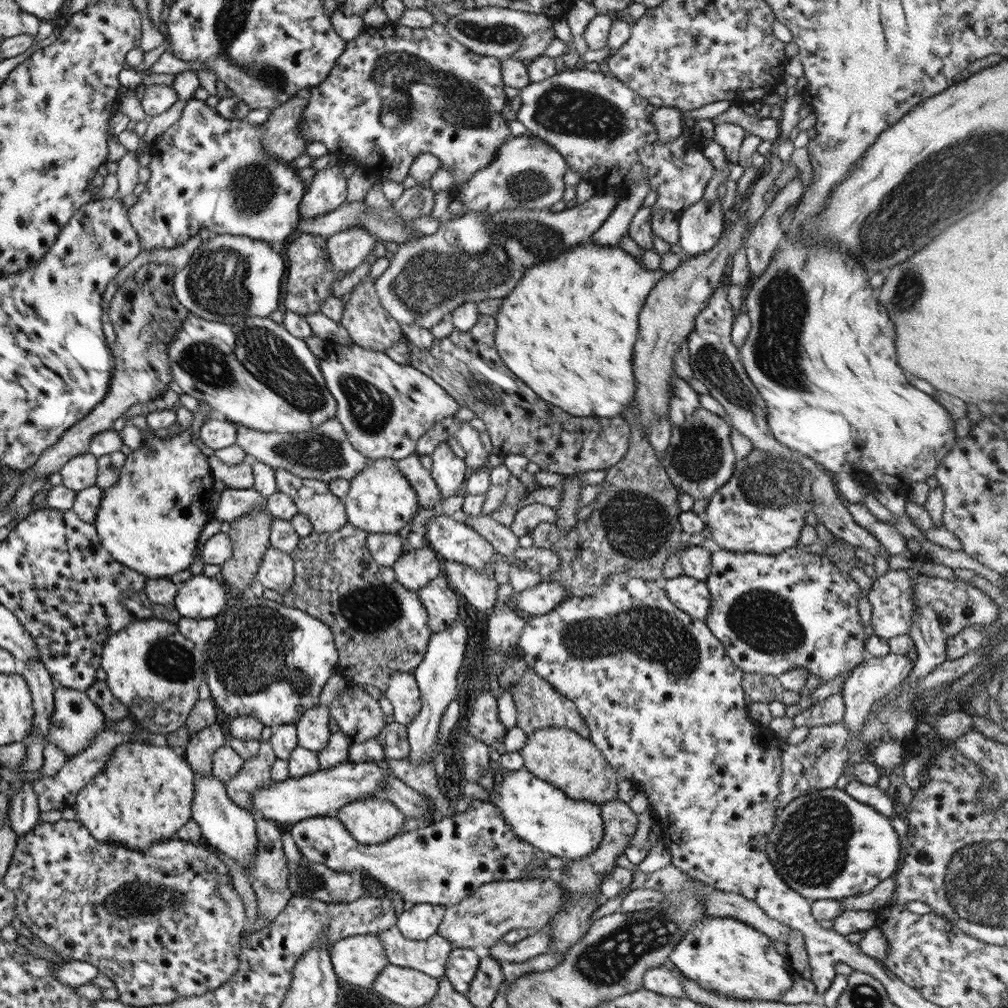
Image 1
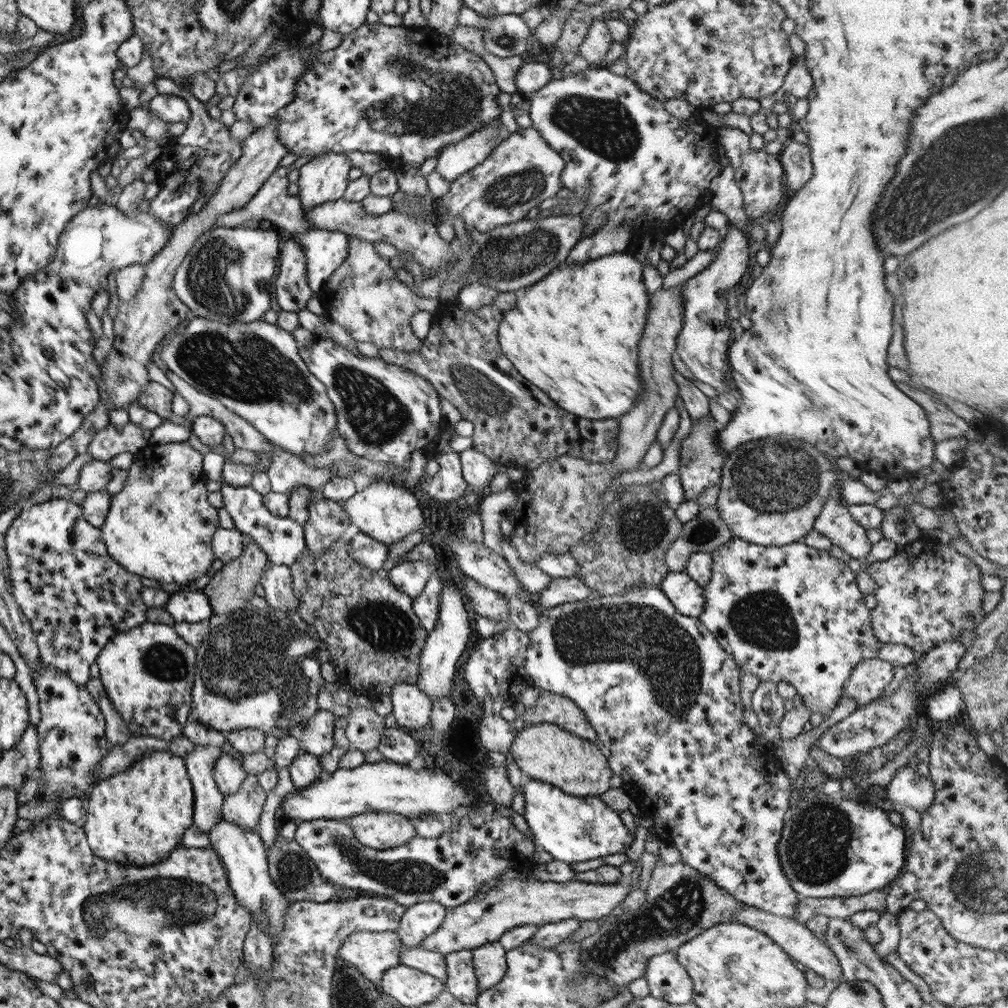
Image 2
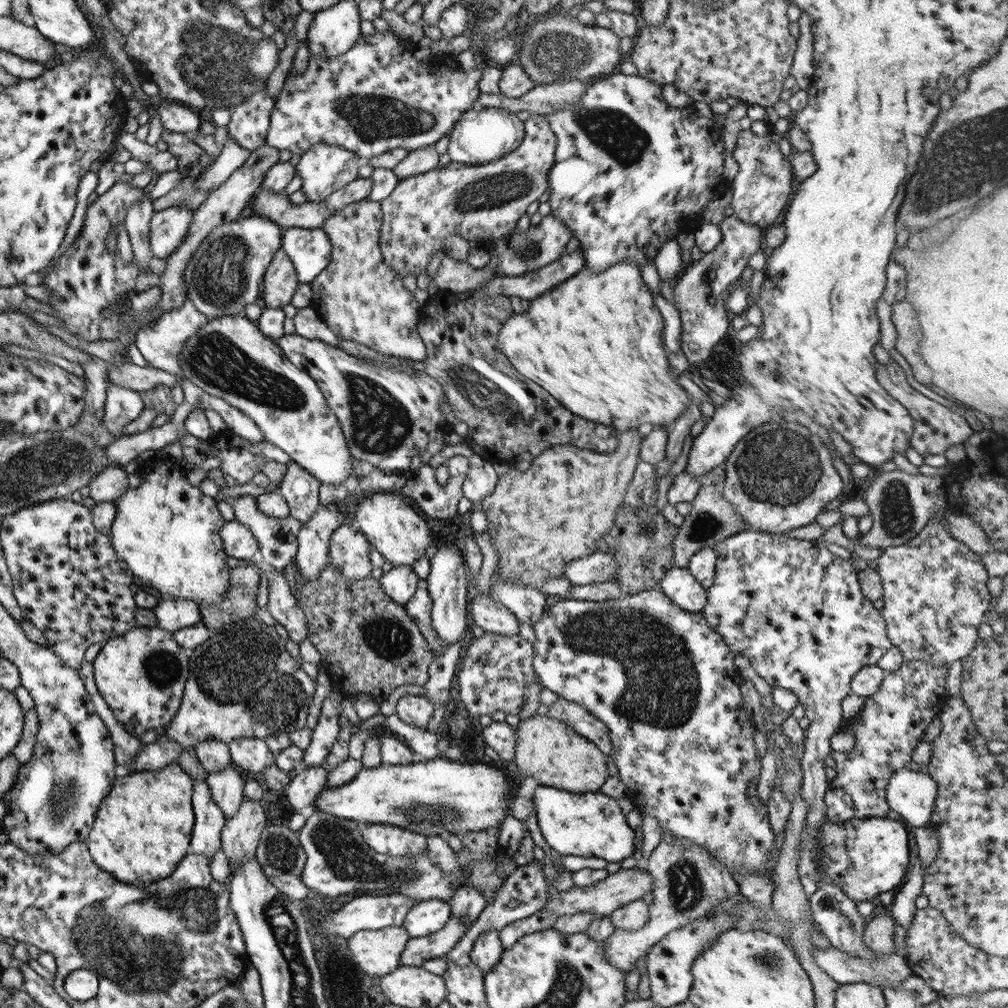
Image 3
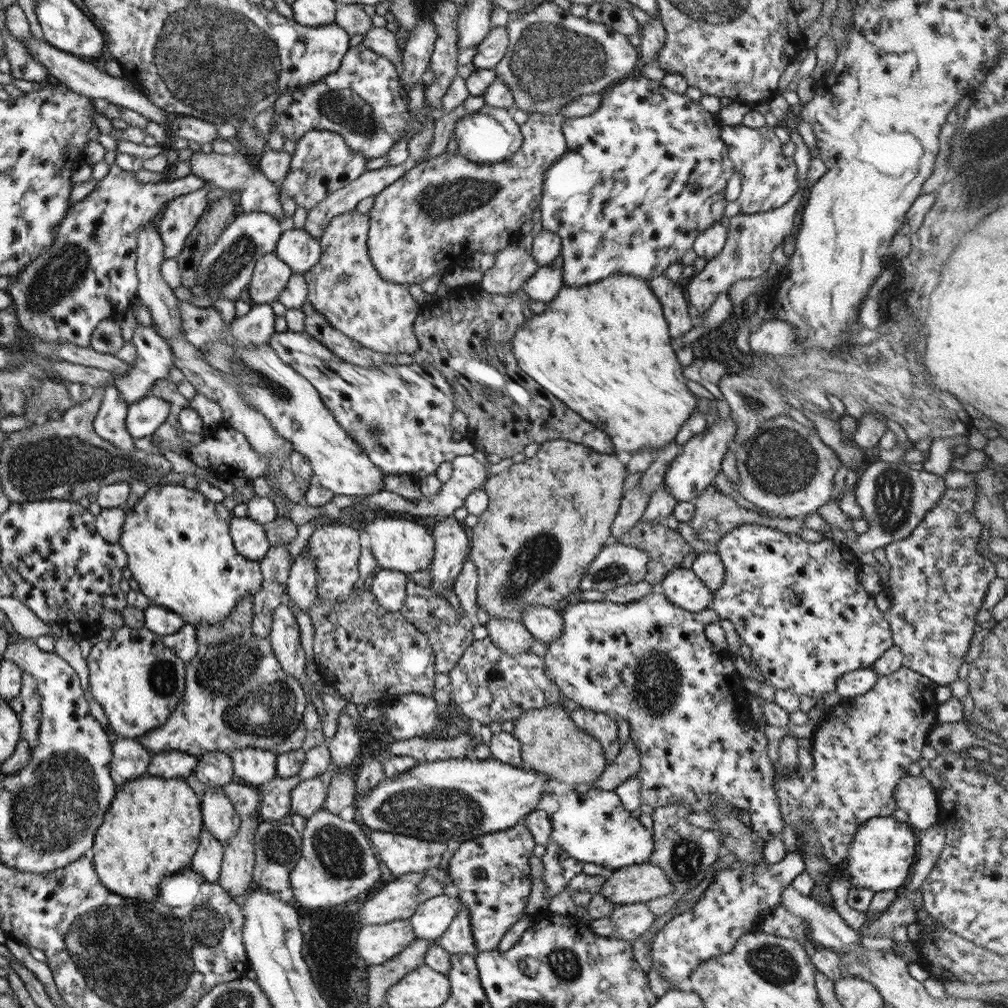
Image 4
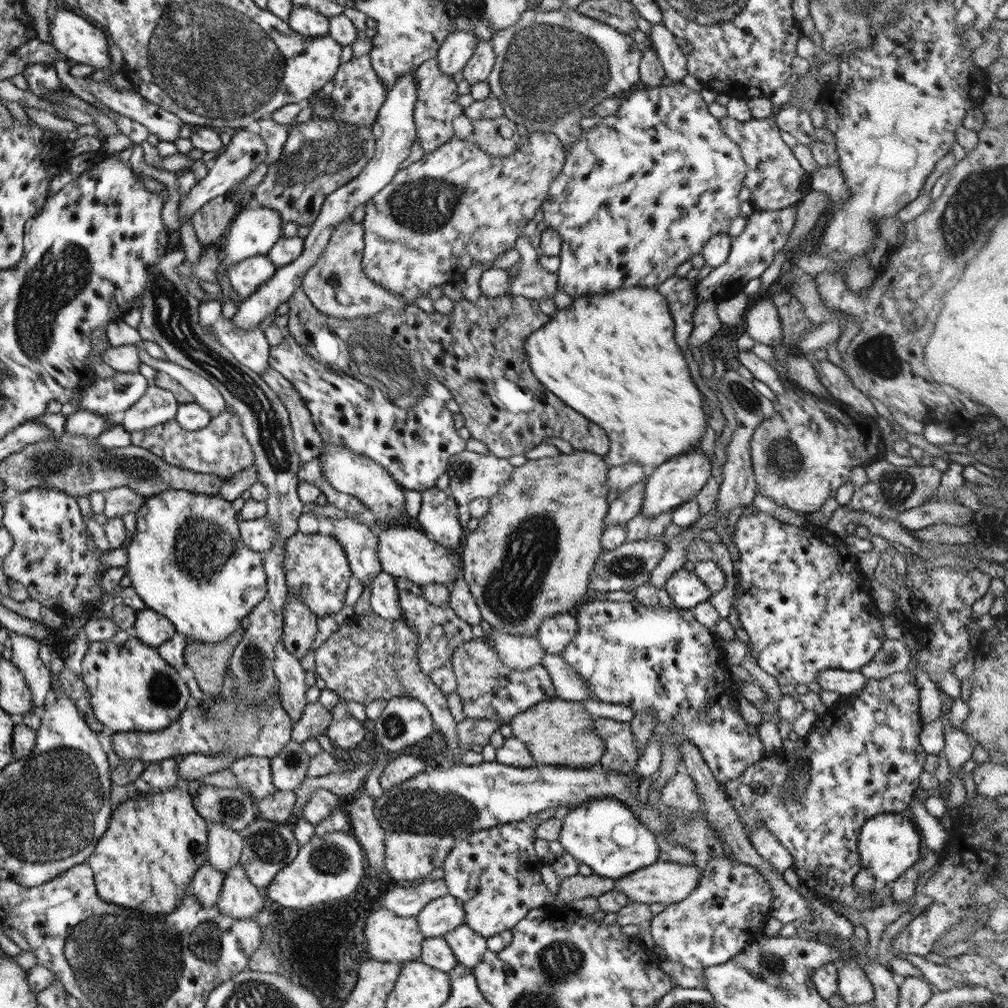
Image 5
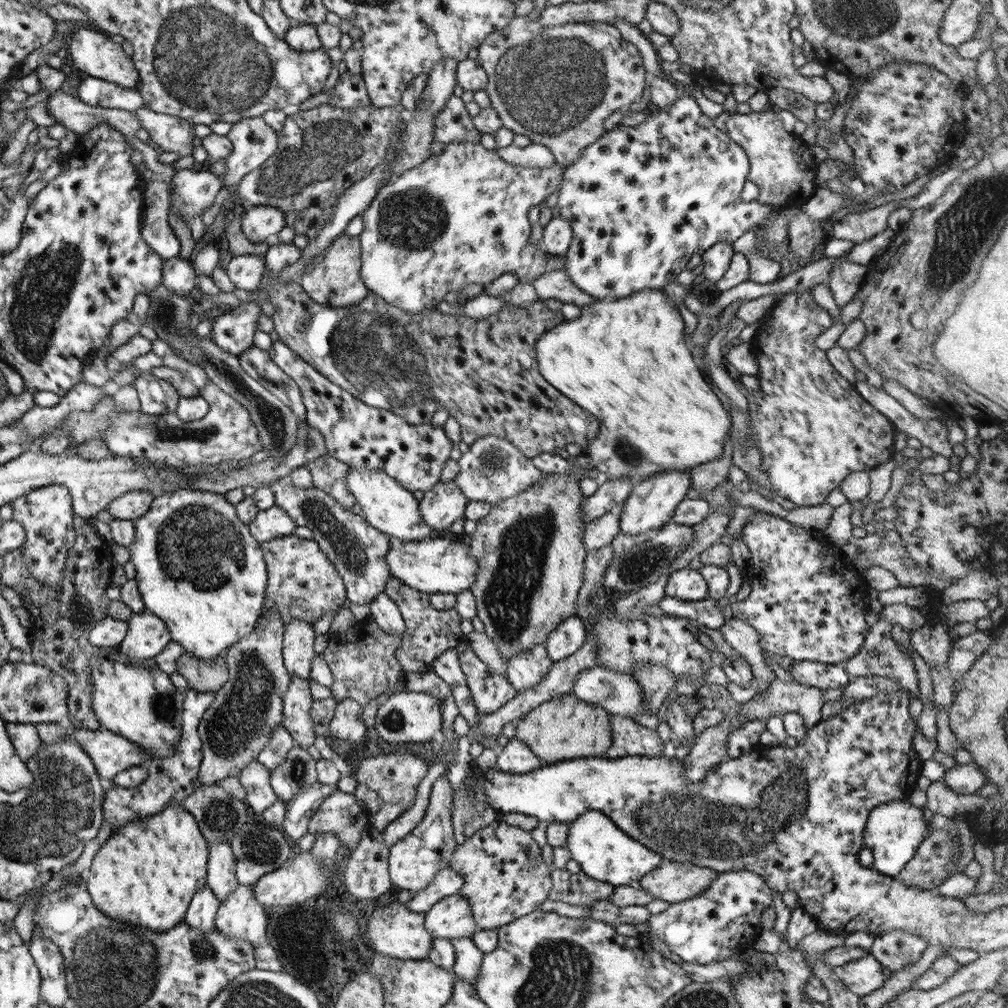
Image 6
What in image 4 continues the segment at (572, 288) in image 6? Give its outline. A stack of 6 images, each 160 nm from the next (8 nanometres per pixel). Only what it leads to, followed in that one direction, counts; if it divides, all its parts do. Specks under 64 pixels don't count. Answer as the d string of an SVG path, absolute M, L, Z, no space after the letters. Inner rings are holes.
M516 240L493 254L494 265L483 271L477 286L485 292L509 295L522 290L523 283L538 269L538 264L517 246Z

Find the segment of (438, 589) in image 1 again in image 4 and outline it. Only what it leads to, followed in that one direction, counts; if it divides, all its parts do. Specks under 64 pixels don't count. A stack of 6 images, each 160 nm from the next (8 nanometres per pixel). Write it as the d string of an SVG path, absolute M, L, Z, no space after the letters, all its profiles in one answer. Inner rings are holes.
M410 575L406 576L405 598L403 598L403 605L398 613L426 636L435 658L434 672L447 673L465 648L474 640L471 632L474 620L465 612L457 614L448 603L435 598L430 589L414 584L410 577Z

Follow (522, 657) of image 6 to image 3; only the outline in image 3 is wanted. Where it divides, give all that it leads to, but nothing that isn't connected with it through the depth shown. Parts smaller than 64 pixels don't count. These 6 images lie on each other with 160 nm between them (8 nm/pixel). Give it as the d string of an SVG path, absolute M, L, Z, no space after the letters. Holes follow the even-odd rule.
M490 594L476 595L470 604L469 612L474 626L499 636L518 634L520 622Z

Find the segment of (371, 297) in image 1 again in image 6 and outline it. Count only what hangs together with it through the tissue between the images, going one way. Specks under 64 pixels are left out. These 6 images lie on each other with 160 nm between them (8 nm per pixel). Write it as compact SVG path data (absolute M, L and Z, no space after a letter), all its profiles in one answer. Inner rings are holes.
M340 233L335 237L327 254L319 264L311 271L299 278L301 288L307 293L307 296L321 306L339 308L349 305L355 305L363 300L369 293L368 288L360 279L360 242L357 236L348 237Z

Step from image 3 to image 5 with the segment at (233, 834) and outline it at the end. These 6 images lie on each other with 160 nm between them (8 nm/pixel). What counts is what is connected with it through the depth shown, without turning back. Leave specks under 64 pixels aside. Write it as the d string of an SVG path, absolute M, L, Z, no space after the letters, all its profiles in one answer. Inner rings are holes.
M236 862L223 877L222 889L215 904L225 916L243 920L256 920L263 906L263 896L257 886L253 886L245 876L242 866Z

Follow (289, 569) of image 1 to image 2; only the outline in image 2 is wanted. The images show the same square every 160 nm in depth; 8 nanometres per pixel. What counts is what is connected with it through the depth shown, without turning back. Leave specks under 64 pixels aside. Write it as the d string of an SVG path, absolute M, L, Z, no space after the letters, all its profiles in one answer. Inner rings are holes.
M267 562L258 584L263 587L264 603L269 608L282 611L296 610L297 600L292 594L292 580L288 566Z

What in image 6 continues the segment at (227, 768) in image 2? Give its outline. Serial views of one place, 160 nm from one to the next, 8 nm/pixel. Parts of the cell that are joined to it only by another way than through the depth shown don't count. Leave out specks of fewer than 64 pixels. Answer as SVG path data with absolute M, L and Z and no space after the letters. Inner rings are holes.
M213 842L209 847L206 860L206 885L220 903L238 885L235 863L235 857L227 842Z

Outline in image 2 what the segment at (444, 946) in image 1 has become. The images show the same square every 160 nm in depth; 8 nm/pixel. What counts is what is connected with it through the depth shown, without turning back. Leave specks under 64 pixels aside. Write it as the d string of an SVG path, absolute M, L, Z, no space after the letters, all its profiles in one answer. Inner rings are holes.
M419 946L399 947L399 963L402 966L413 968L415 971L429 974L433 978L443 982L446 980L444 956L439 952L427 951Z

